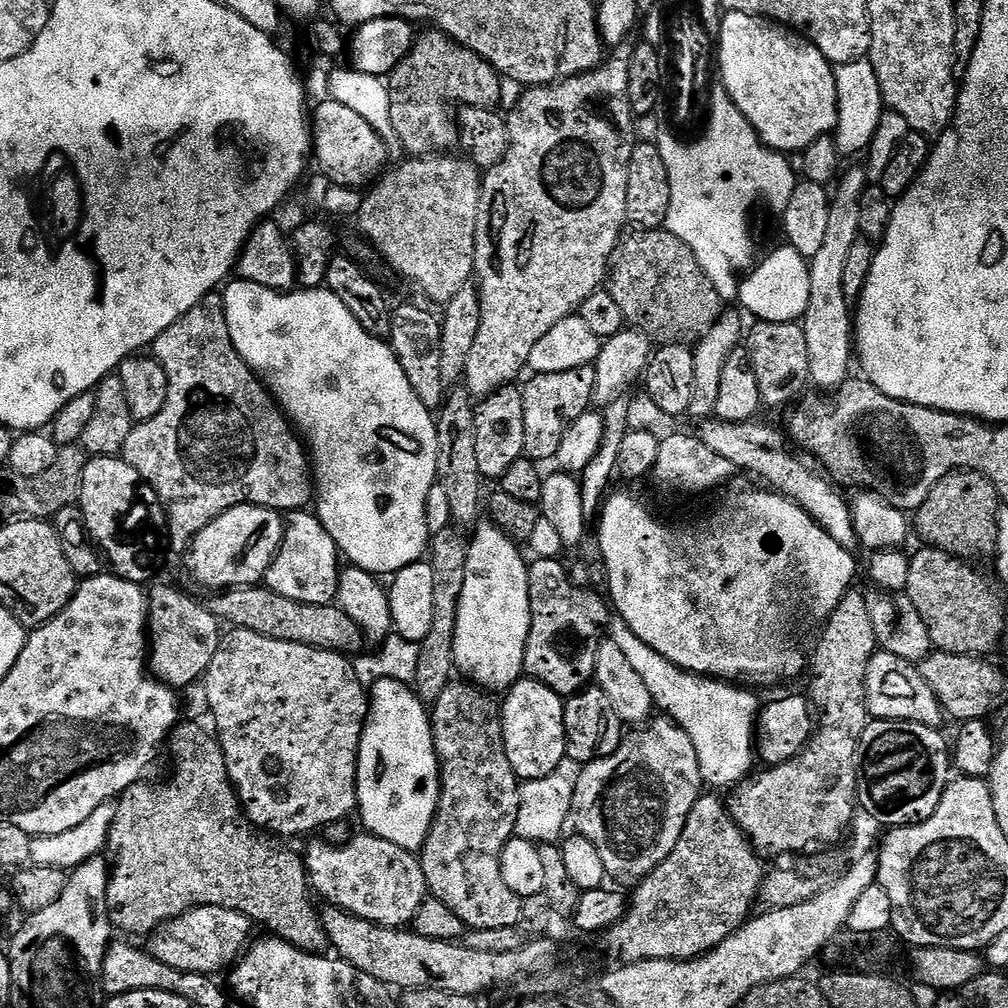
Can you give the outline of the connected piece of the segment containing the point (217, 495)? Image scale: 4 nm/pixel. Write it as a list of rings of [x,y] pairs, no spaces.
[[[213,294],[205,296],[194,310],[186,310],[161,336],[150,346],[151,355],[160,364],[162,370],[166,372],[168,379],[168,389],[166,390],[166,402],[158,414],[149,420],[141,420],[132,429],[132,433],[126,438],[122,458],[143,478],[147,487],[156,491],[156,496],[160,499],[160,506],[164,509],[166,517],[166,540],[174,551],[184,554],[188,551],[188,545],[202,530],[213,520],[218,518],[226,510],[234,506],[243,504],[260,504],[264,508],[275,508],[281,514],[289,512],[299,512],[307,509],[314,500],[314,477],[310,471],[310,457],[302,443],[301,437],[294,431],[289,419],[280,411],[275,400],[272,399],[267,388],[258,379],[255,372],[249,368],[247,362],[240,357],[238,350],[234,350],[230,330],[226,326],[226,314],[224,313],[224,301],[219,295]]]

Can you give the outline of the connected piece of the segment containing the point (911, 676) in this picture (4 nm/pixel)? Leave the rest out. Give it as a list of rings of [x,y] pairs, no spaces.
[[[877,650],[870,658],[864,674],[864,705],[872,720],[908,720],[927,728],[941,727],[942,709],[938,698],[919,671],[898,658],[898,654]]]

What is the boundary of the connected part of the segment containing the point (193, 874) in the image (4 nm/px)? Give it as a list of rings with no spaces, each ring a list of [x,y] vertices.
[[[177,723],[172,729],[167,741],[166,752],[172,755],[172,777],[169,778],[168,784],[160,784],[155,788],[149,782],[132,784],[125,792],[115,801],[116,817],[110,826],[110,834],[106,845],[107,851],[112,851],[110,855],[110,875],[108,878],[108,889],[104,906],[108,914],[108,922],[112,925],[117,933],[129,932],[132,936],[147,937],[156,931],[160,925],[167,920],[175,920],[184,912],[198,906],[222,906],[230,910],[238,910],[243,916],[248,916],[253,925],[269,928],[271,935],[277,940],[285,940],[287,944],[292,944],[298,950],[320,954],[329,947],[328,936],[321,927],[317,913],[312,913],[313,893],[310,891],[308,882],[308,873],[304,867],[304,861],[299,855],[295,856],[292,852],[283,852],[280,848],[275,848],[272,844],[267,844],[264,840],[259,840],[257,829],[249,824],[247,816],[244,815],[236,798],[236,792],[232,789],[232,783],[226,770],[226,758],[220,749],[220,742],[216,739],[211,731],[208,732],[200,724]]]

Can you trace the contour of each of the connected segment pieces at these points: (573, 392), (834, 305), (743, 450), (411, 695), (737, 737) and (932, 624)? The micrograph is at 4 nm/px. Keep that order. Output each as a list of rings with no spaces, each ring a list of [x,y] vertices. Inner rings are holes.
[[[587,364],[578,370],[562,370],[562,374],[533,375],[532,381],[522,388],[522,422],[524,423],[524,456],[533,462],[552,460],[562,446],[562,438],[570,425],[589,411],[590,397],[594,390],[595,370],[593,365]]]
[[[863,167],[852,168],[835,181],[828,205],[830,219],[826,225],[826,238],[818,254],[810,257],[808,273],[810,290],[808,305],[804,307],[802,327],[806,334],[806,354],[810,354],[809,381],[820,388],[835,390],[849,379],[848,363],[854,360],[854,320],[850,315],[850,301],[843,296],[842,270],[845,267],[846,252],[858,241],[858,210],[862,194],[869,187],[866,171]]]
[[[712,418],[703,425],[704,429],[699,430],[698,437],[706,447],[714,450],[714,454],[726,458],[726,462],[730,462],[733,469],[740,471],[741,468],[744,472],[753,472],[758,479],[768,483],[765,485],[771,491],[793,501],[810,513],[834,542],[844,546],[848,544],[847,540],[855,541],[856,531],[849,501],[844,501],[833,483],[821,475],[807,459],[801,458],[795,451],[787,452],[783,438],[774,429],[758,423],[732,423]]]
[[[380,680],[371,685],[370,695],[366,700],[366,713],[368,717],[363,717],[360,730],[360,743],[356,746],[356,808],[360,812],[360,820],[364,823],[365,833],[377,836],[386,842],[392,842],[402,850],[413,854],[419,853],[424,847],[424,840],[428,836],[428,831],[432,825],[432,818],[436,815],[436,801],[440,798],[440,774],[436,762],[436,754],[432,750],[431,743],[426,739],[426,708],[416,697],[413,689],[409,685],[398,681]]]
[[[616,618],[613,621],[612,625],[607,625],[607,635],[622,658],[626,658],[630,670],[638,674],[650,692],[653,705],[659,711],[661,708],[664,711],[661,713],[673,720],[690,738],[698,760],[701,781],[707,787],[708,784],[712,787],[709,789],[728,790],[740,781],[747,780],[753,771],[754,761],[754,729],[758,715],[755,698],[748,692],[739,692],[736,689],[739,687],[731,683],[684,671],[646,646],[646,642],[642,642],[642,638],[638,638],[638,634],[634,634],[634,630],[630,630],[630,626],[626,626],[623,620]]]
[[[921,547],[921,552],[911,553],[910,574],[906,589],[907,603],[926,622],[933,649],[984,658],[996,648],[1004,632],[1004,616],[992,601],[988,588],[965,561],[954,558],[941,548]]]

